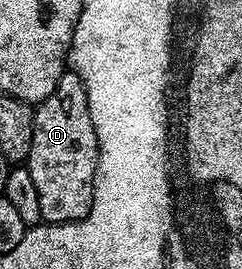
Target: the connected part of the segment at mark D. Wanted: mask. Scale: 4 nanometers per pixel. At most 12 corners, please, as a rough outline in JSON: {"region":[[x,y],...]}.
{"region":[[76,71],[34,110],[25,165],[46,223],[85,219],[98,139]]}

